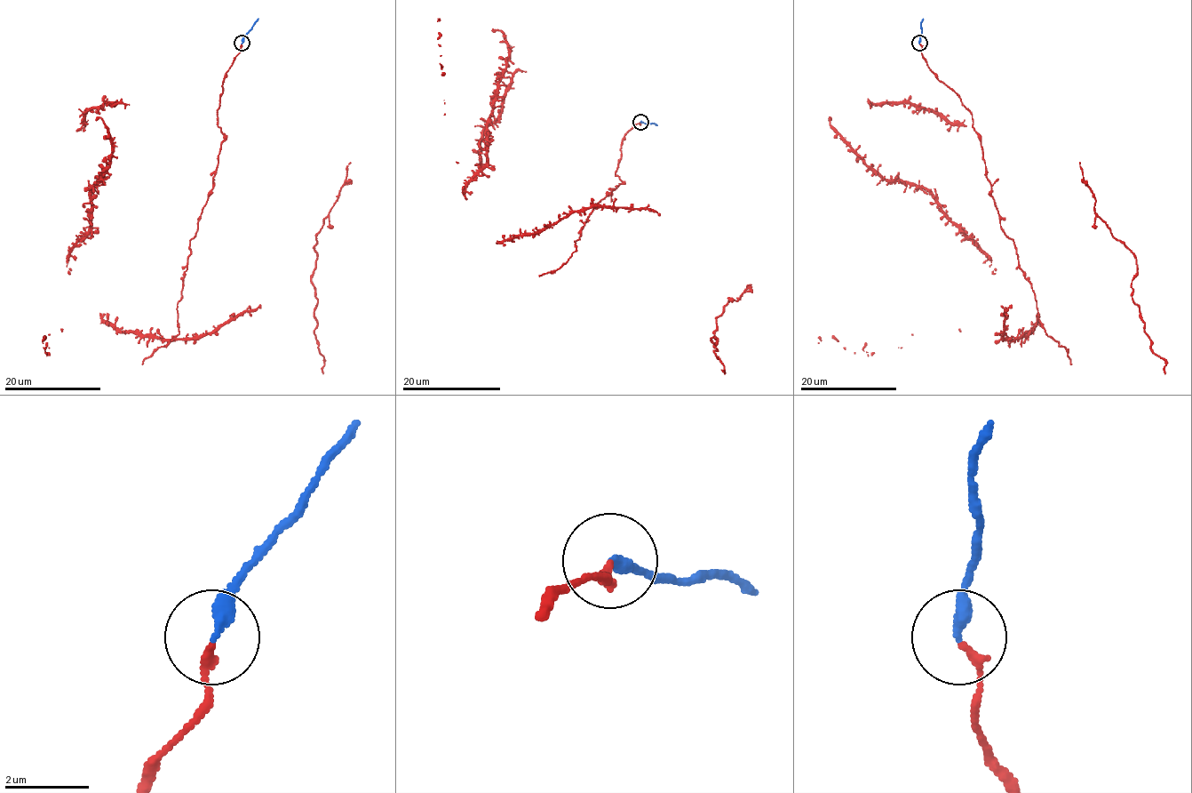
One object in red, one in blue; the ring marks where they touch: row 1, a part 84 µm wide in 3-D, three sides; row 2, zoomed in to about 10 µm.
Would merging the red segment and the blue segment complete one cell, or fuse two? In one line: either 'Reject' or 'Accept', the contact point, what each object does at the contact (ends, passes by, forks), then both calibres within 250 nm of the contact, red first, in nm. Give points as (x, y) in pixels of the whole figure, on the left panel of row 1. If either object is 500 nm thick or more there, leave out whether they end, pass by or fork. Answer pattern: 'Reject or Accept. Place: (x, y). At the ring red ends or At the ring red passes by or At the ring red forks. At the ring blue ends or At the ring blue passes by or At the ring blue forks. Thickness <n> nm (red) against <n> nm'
Accept. Place: (242, 43). At the ring red ends. At the ring blue ends. Thickness 200 nm (red) against 320 nm

